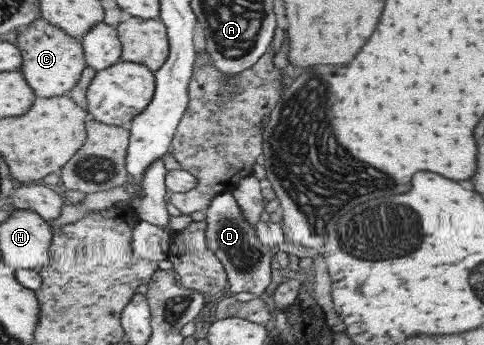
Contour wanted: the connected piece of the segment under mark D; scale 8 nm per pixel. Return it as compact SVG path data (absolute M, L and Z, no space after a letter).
M230 193L220 194L213 199L207 209L206 233L209 249L221 260L228 274L229 290L232 293L253 292L262 296L268 286L272 284L272 255L273 251L262 246L256 227L254 227L242 213L236 198Z

